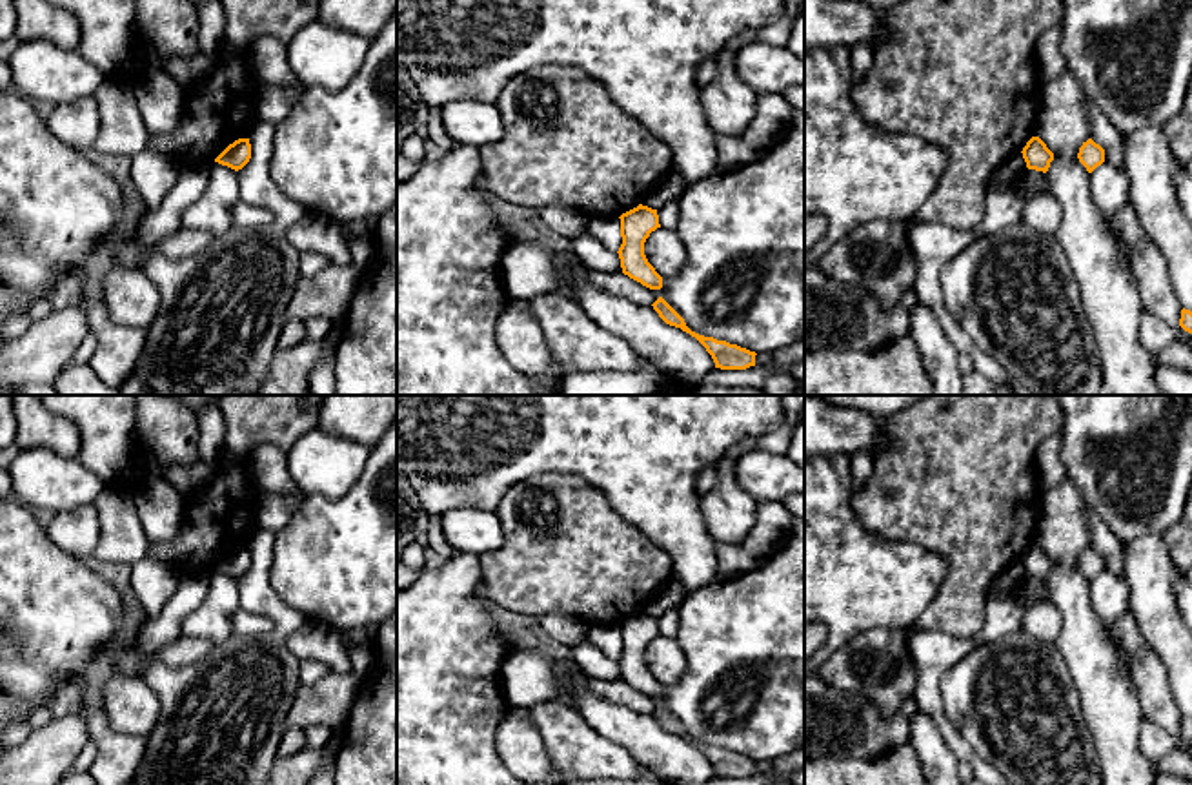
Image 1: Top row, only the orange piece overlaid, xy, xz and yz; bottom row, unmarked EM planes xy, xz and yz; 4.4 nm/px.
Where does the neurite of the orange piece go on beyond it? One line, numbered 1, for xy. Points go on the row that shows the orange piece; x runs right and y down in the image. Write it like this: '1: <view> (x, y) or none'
1: none

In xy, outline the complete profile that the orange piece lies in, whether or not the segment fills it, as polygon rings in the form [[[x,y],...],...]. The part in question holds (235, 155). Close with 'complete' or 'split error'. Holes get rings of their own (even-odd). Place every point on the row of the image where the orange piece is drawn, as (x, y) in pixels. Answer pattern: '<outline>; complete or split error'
[[[238,138],[233,144],[229,144],[217,158],[215,162],[227,166],[235,171],[242,169],[251,158],[251,144],[249,138]]]; complete

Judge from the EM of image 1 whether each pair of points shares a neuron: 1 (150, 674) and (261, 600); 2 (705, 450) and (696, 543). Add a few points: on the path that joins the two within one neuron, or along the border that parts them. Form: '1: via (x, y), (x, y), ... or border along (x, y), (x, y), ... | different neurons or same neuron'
1: via (190, 678), (237, 674), (272, 640) | same neuron
2: via (683, 468), (683, 519) | same neuron

